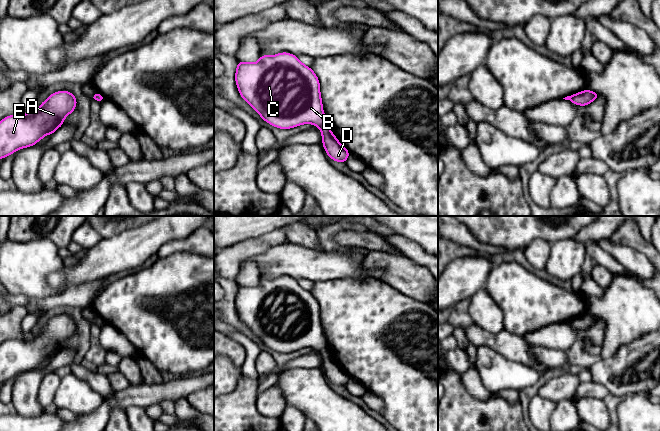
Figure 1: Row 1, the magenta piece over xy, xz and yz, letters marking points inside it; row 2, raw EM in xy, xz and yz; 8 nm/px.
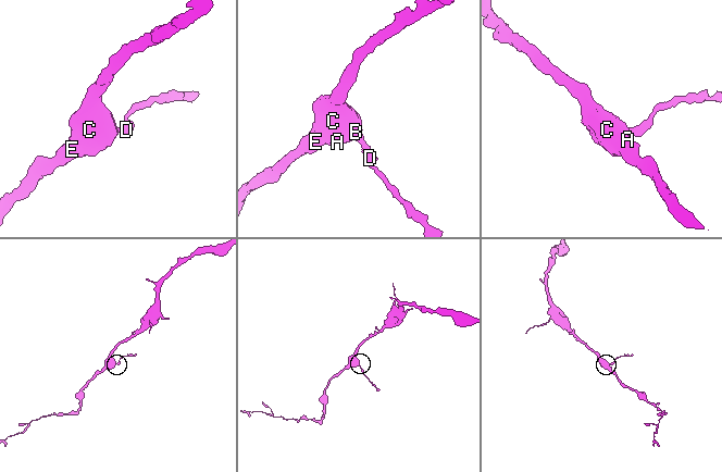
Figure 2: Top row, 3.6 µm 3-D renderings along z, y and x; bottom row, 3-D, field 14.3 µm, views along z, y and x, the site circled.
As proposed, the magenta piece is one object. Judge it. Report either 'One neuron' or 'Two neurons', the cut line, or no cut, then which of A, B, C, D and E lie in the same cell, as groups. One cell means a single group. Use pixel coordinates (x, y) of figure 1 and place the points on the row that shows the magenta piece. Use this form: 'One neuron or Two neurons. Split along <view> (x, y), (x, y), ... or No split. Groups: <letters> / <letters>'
One neuron. No split. Groups: A B C D E

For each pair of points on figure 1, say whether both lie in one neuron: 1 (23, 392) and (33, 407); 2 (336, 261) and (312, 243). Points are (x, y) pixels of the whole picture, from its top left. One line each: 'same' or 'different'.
1: same
2: different

